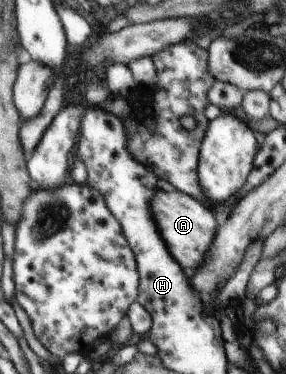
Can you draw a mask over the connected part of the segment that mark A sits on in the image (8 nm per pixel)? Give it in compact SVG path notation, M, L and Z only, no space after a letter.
M159 180L151 208L161 239L168 245L173 259L188 273L201 267L201 261L205 259L209 243L213 243L213 235L217 231L217 223L208 206L193 199L193 196L185 195L185 192L177 191L170 183Z

